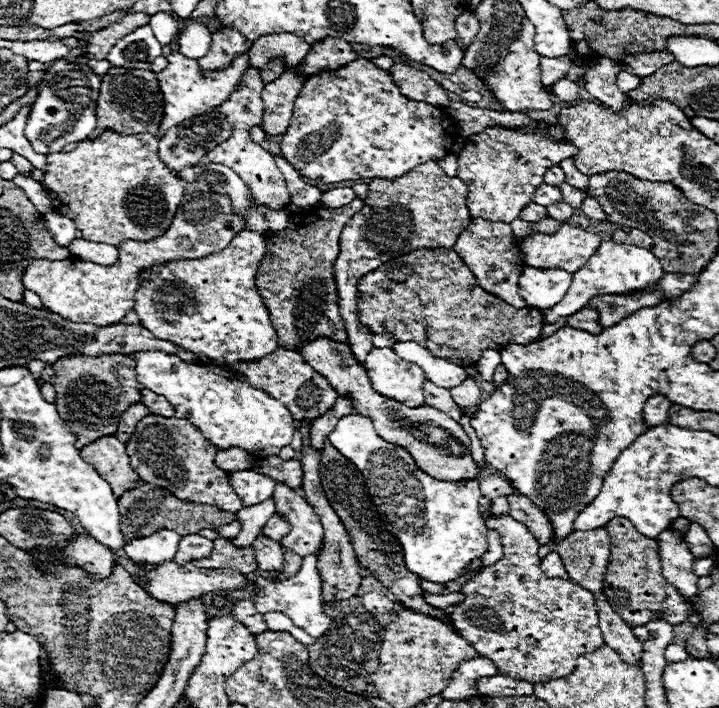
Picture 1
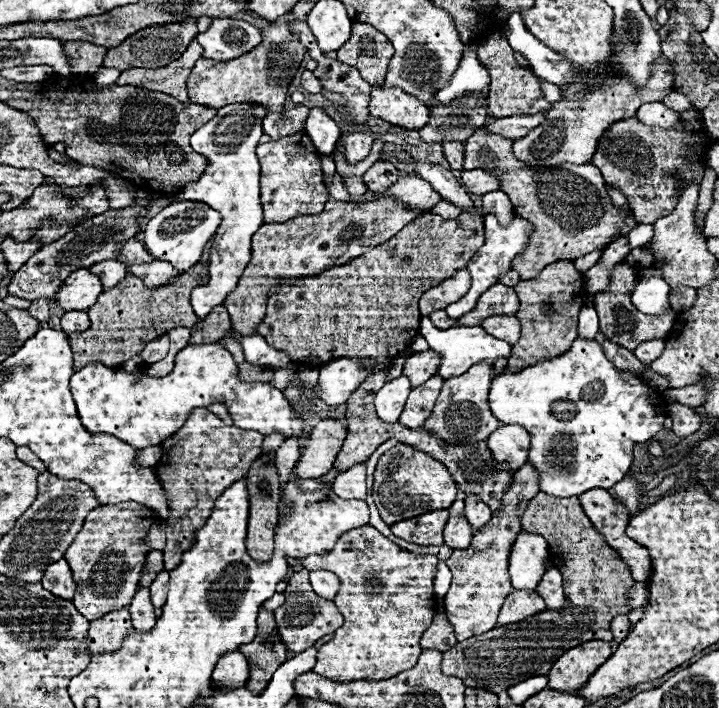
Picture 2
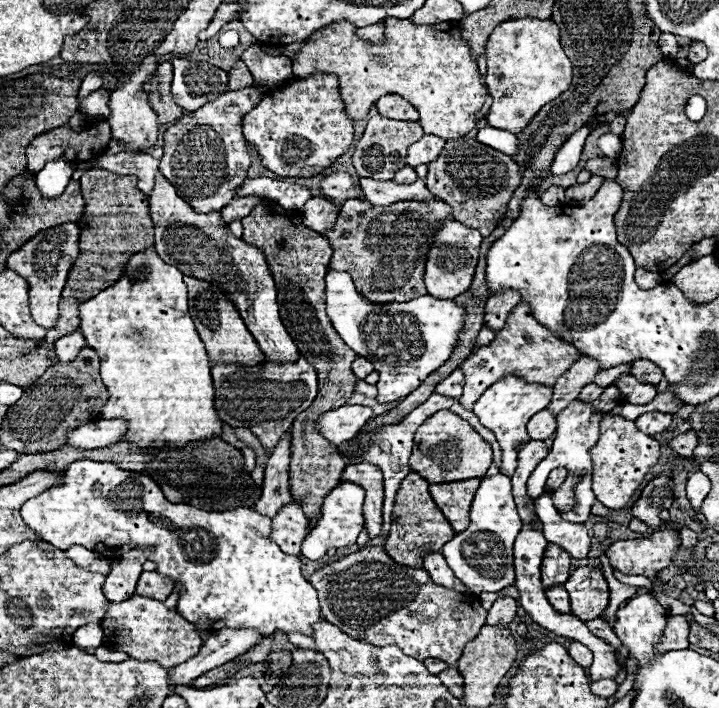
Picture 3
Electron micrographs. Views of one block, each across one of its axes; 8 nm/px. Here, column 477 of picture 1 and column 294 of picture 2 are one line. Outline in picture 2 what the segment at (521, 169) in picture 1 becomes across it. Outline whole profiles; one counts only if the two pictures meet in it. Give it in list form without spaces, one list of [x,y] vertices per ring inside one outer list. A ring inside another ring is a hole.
[[[304,132],[272,140],[268,144],[258,144],[256,156],[260,160],[260,188],[262,188],[262,206],[266,222],[286,222],[296,216],[312,216],[324,210],[330,194],[322,182],[322,166],[318,150]]]

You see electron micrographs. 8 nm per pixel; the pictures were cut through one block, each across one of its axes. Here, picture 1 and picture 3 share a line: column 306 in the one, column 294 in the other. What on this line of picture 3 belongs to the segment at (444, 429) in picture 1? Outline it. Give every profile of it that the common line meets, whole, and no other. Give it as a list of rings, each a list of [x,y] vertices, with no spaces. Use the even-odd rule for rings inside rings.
[[[160,172],[156,174],[156,186],[150,194],[150,216],[154,222],[154,246],[160,258],[182,270],[184,276],[200,278],[220,286],[220,290],[224,290],[224,294],[236,302],[236,310],[240,310],[240,316],[264,352],[266,362],[286,364],[300,358],[296,344],[280,320],[276,286],[264,254],[256,246],[230,236],[230,230],[222,222],[220,212],[196,214]]]

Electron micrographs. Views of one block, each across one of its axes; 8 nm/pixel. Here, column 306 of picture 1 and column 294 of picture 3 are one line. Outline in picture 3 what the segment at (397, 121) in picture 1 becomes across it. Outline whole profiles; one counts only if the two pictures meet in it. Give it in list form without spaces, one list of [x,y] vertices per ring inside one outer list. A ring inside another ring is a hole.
[[[316,72],[308,78],[294,78],[284,86],[264,94],[260,104],[244,116],[244,138],[258,152],[264,168],[284,178],[312,178],[332,166],[354,144],[354,120],[348,118],[334,74]]]

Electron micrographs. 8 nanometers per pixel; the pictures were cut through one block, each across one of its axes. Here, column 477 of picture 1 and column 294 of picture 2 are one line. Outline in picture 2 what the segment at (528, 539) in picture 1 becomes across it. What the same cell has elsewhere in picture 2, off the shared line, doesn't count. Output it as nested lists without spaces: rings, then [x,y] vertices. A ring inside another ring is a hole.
[[[308,570],[296,572],[290,578],[284,594],[286,594],[286,602],[276,610],[276,624],[278,624],[280,636],[282,636],[288,650],[294,650],[298,654],[300,650],[306,650],[308,646],[314,646],[316,640],[320,640],[326,634],[332,634],[336,628],[342,626],[342,614],[334,606],[334,602],[326,600],[326,598],[320,598],[312,590],[310,580],[308,580]]]

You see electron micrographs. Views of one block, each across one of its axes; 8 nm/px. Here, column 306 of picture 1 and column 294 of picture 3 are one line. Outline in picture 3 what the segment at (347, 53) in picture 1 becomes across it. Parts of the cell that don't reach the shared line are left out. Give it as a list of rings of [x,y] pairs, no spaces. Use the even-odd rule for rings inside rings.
[[[384,18],[382,20],[386,34],[384,42],[372,44],[356,38],[356,26],[352,22],[334,22],[332,26],[324,26],[324,30],[316,30],[310,34],[302,48],[290,58],[292,72],[296,78],[312,76],[314,72],[332,72],[340,78],[340,96],[344,100],[346,112],[354,120],[362,120],[368,110],[376,104],[376,100],[384,94],[400,94],[410,104],[416,106],[420,112],[420,124],[426,134],[440,136],[444,140],[462,138],[478,120],[474,118],[488,98],[488,90],[480,80],[480,70],[476,60],[470,54],[468,42],[460,40],[460,24],[458,22],[440,22],[440,24],[414,24],[412,20],[398,20],[398,18]]]

